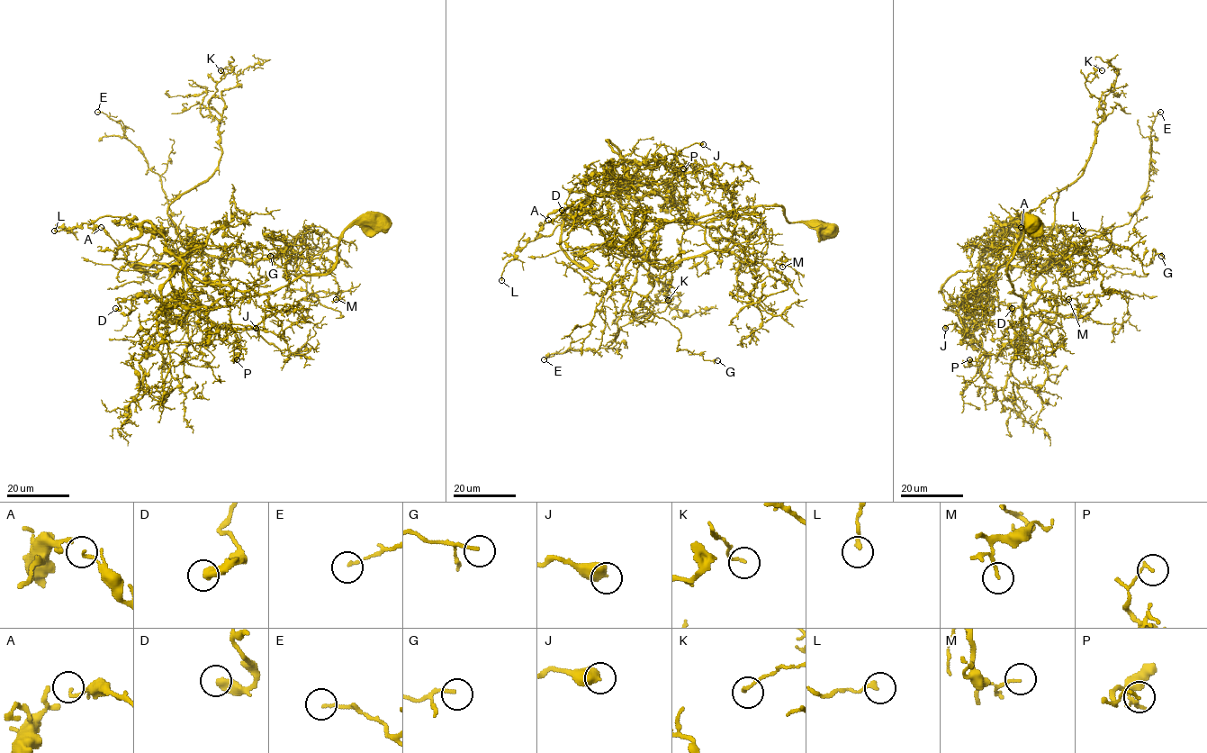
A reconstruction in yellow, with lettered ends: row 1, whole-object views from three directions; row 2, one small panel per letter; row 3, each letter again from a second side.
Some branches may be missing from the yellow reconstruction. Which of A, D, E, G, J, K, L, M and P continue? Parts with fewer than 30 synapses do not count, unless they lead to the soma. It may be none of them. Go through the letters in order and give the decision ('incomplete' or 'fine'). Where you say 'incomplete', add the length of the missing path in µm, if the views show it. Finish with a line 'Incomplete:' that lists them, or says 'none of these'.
A: fine
D: fine
E: fine
G: fine
J: fine
K: fine
L: fine
M: fine
P: fine
Incomplete: none of these

